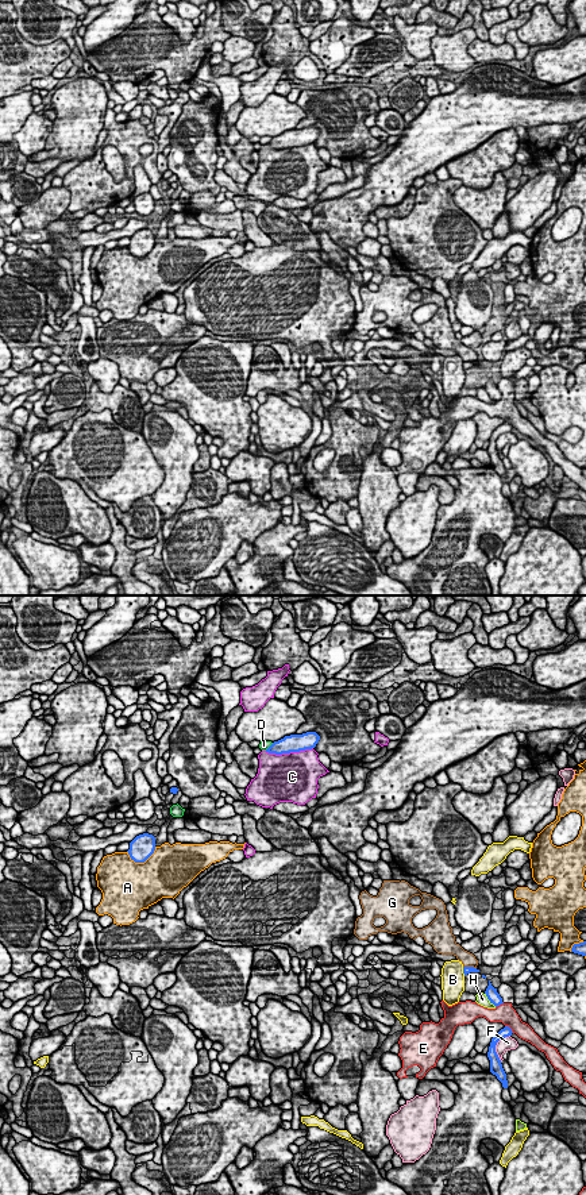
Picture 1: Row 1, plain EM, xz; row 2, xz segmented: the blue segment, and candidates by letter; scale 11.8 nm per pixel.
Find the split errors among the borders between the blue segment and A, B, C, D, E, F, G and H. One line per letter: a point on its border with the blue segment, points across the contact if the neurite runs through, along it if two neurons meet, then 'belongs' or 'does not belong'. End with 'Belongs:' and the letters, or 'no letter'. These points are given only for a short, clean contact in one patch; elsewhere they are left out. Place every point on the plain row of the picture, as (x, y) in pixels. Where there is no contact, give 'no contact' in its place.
A: meets blue in xz at (142, 257); does not belong
B: meets blue in xz at (463, 366); does not belong
C: meets blue in xz at (288, 147); does not belong
D: meets blue in xz at (270, 141); does not belong
E: meets blue in xz at (509, 423); does not belong
F: meets blue in xz at (496, 439); does not belong
G: meets blue in xz at (470, 362); border along xz (463, 361), (475, 363); does not belong
H: meets blue in xz at (489, 394); does not belong
Belongs: no letter

